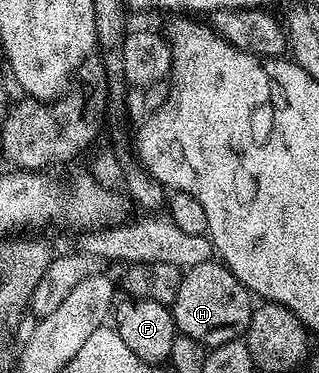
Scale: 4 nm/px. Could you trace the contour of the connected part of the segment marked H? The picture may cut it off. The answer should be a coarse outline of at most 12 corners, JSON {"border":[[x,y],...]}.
{"border":[[220,261],[188,268],[171,304],[206,349],[241,339],[254,296]]}

